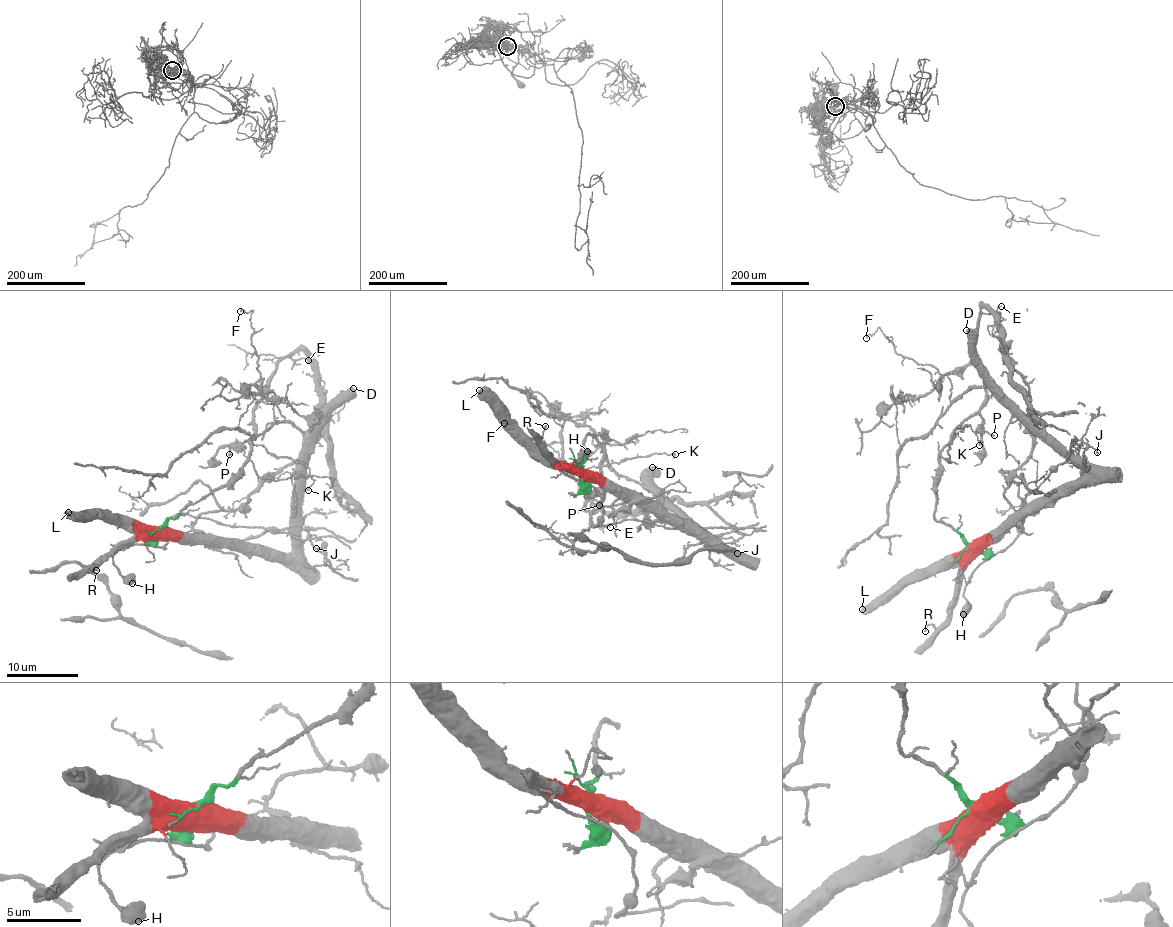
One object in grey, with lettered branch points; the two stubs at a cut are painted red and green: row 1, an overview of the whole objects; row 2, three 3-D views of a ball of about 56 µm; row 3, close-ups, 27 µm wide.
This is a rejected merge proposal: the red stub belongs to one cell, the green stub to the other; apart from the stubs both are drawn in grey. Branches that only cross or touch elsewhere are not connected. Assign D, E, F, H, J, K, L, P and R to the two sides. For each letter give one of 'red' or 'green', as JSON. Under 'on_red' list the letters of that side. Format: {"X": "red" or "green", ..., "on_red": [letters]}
{"D": "red", "E": "green", "F": "green", "H": "red", "J": "red", "K": "green", "L": "red", "P": "green", "R": "red", "on_red": ["D", "H", "J", "L", "R"]}

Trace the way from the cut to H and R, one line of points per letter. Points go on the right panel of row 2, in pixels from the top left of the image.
H: (971, 545), (966, 551), (962, 569), (966, 585), (964, 594), (969, 607), (963, 615)
R: (971, 545), (963, 552), (943, 622), (936, 627), (930, 624), (924, 631)

